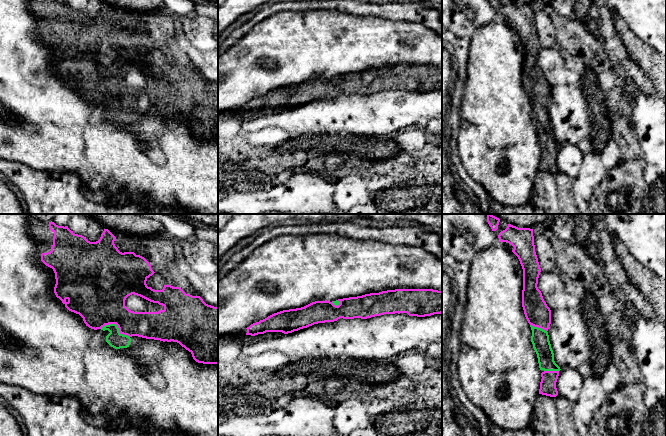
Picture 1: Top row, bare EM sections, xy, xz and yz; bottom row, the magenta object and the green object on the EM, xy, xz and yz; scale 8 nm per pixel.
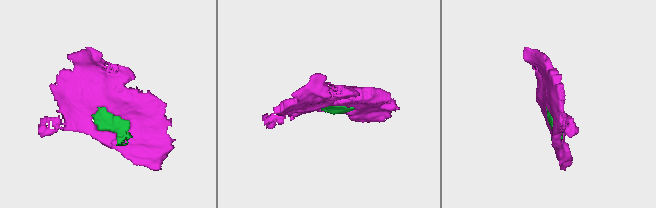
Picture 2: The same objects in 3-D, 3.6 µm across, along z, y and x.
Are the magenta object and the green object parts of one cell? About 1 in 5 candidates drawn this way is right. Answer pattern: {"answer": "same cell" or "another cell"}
{"answer": "same cell"}

